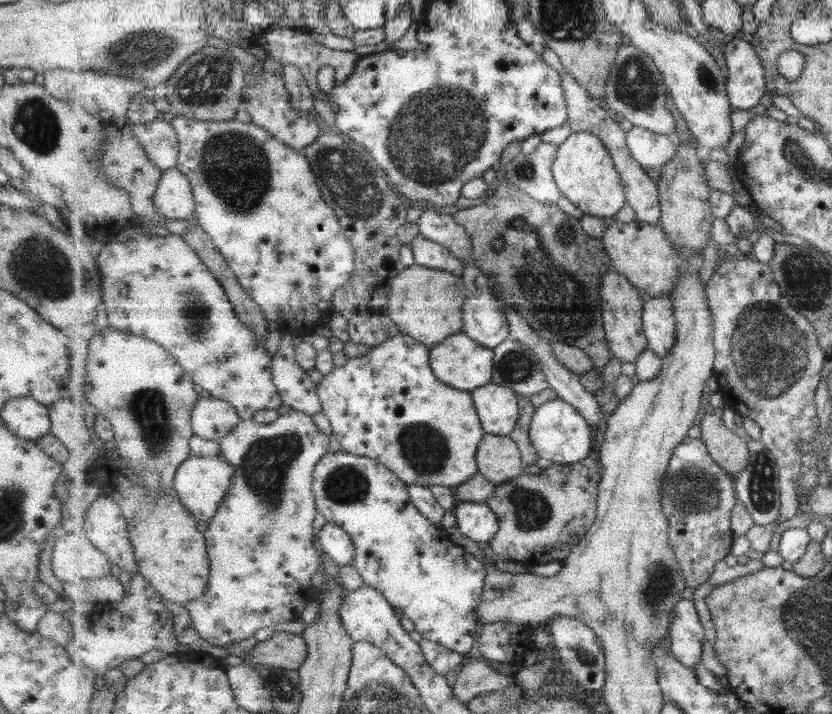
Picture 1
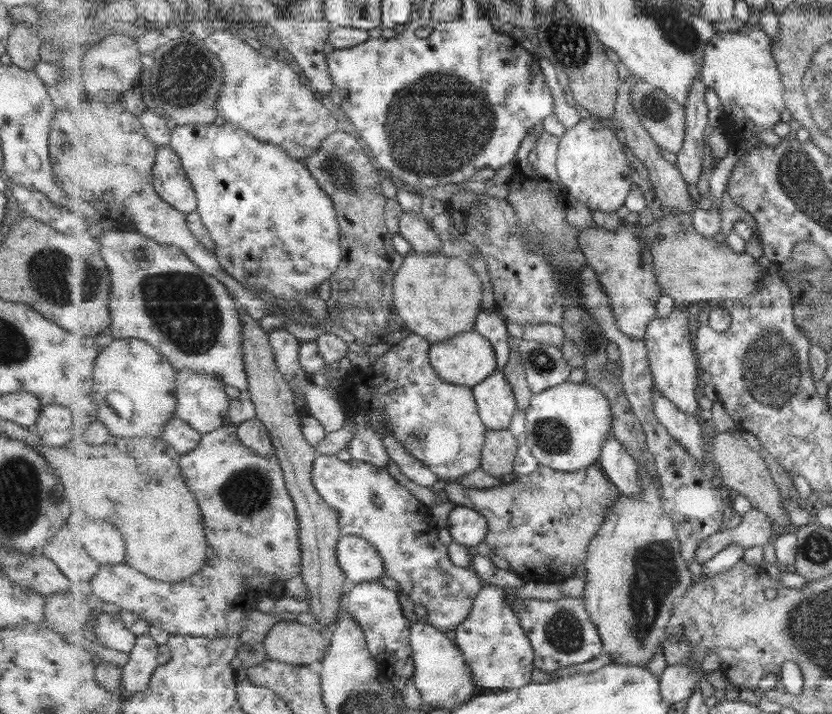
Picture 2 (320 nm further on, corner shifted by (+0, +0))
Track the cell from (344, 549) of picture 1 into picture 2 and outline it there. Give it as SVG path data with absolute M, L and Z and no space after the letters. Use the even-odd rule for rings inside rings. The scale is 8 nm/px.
M343 534L337 550L339 564L352 585L379 581L379 578L386 574L383 557L365 538Z

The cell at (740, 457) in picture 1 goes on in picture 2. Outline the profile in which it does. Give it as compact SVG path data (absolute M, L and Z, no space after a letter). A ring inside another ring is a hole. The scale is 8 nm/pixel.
M737 427L731 431L716 433L713 445L711 464L720 469L723 488L727 493L746 496L755 509L768 514L768 518L777 526L791 526L790 516L784 507L784 499L781 498L779 487L770 473L766 460L760 451L755 451L749 446L747 440L741 436L741 430Z

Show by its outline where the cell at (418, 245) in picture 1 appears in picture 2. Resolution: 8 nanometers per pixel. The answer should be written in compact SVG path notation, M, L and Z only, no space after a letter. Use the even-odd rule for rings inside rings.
M404 211L399 234L411 244L413 251L429 254L442 252L441 237L421 211Z

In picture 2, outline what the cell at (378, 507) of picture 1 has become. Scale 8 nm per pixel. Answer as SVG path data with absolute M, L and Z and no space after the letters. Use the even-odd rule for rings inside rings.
M319 455L314 462L312 478L318 493L332 506L339 515L339 524L343 534L365 538L383 557L386 575L399 584L397 592L411 597L415 604L422 604L427 611L427 620L440 631L455 630L469 616L474 600L481 592L480 576L471 566L457 567L449 560L449 550L439 538L439 530L428 519L431 512L427 505L420 502L395 480L386 467L378 467L352 457L349 461L339 460L336 455Z

